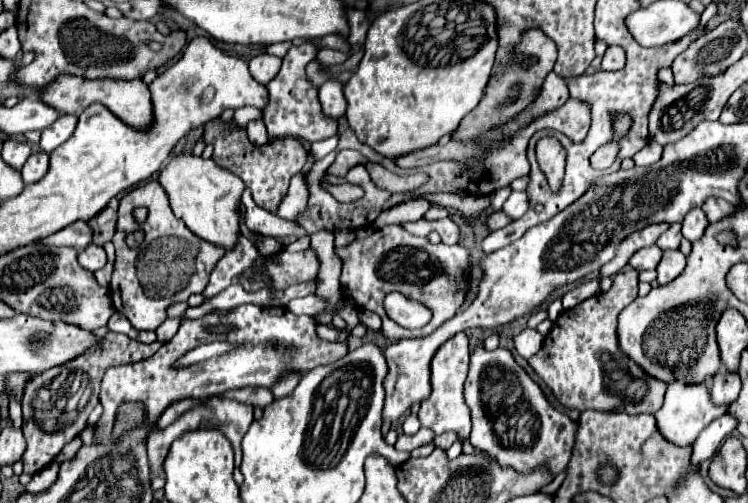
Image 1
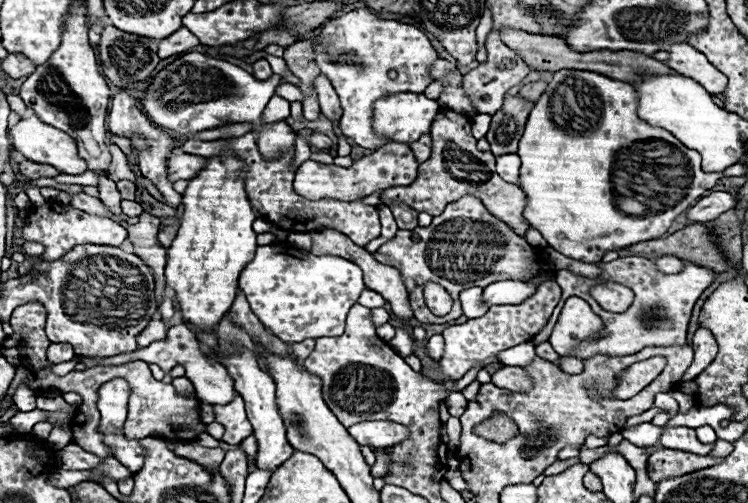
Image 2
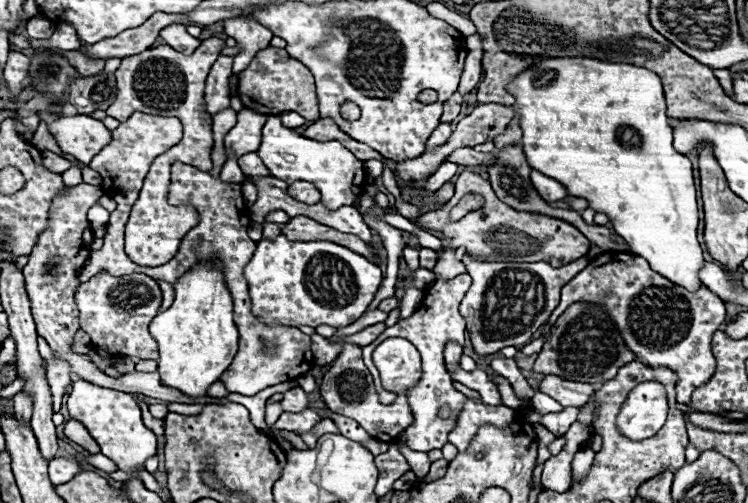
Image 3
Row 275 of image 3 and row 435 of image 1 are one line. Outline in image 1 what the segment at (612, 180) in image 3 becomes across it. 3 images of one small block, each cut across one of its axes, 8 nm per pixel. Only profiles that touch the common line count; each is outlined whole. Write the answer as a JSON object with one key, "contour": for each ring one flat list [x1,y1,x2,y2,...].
{"contour":[[674,380,668,384,664,406,654,414,658,432,672,444,678,446,690,446,698,434,718,416,726,412,726,406,714,406,710,400,710,392,706,384,682,384,680,380]]}

